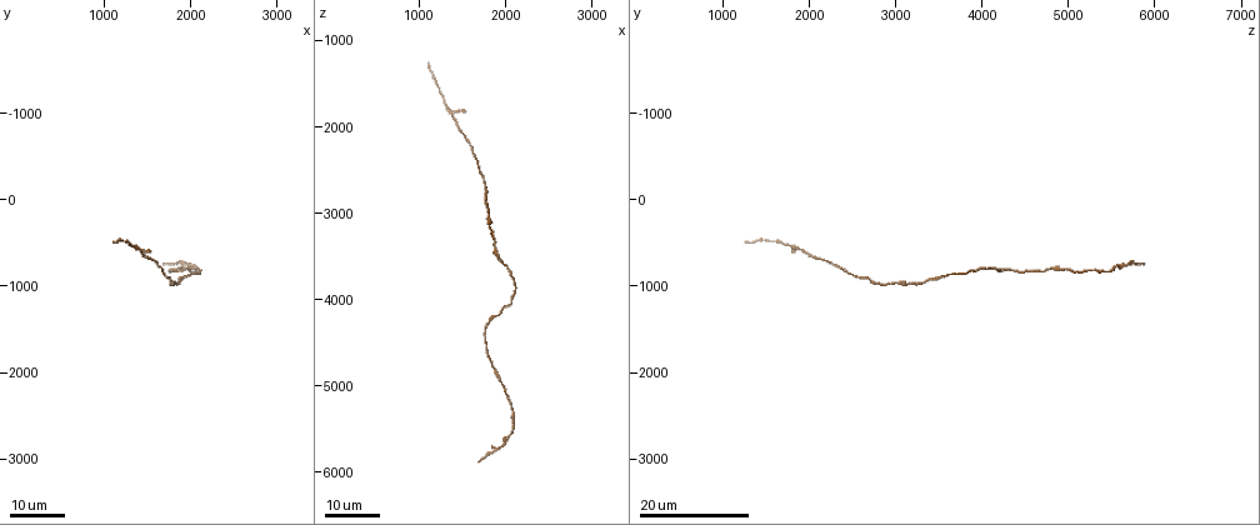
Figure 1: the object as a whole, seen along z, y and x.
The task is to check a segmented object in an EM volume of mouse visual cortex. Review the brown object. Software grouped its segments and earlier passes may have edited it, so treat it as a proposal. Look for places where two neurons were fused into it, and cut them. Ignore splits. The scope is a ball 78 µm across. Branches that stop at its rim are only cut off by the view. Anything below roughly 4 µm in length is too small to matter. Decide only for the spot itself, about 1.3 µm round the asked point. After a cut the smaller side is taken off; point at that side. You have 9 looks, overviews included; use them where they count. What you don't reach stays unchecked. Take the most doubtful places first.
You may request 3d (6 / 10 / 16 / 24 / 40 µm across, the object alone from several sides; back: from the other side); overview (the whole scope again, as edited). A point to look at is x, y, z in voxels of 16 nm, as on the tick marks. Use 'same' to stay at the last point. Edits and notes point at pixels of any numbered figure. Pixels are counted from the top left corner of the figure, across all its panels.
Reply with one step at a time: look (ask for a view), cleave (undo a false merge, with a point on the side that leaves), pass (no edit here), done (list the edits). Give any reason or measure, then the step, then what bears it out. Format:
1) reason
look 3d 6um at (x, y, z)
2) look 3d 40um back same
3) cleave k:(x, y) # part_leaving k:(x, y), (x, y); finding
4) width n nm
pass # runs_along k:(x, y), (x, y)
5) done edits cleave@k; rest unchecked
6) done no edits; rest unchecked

sudden change in width
look 3d 24um at (1500, 700, 2100)

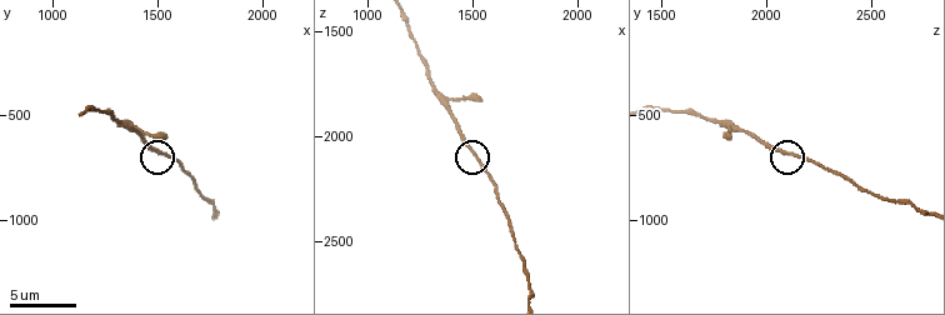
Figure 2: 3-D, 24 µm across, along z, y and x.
look 3d 10um at (1500, 680, 2080)

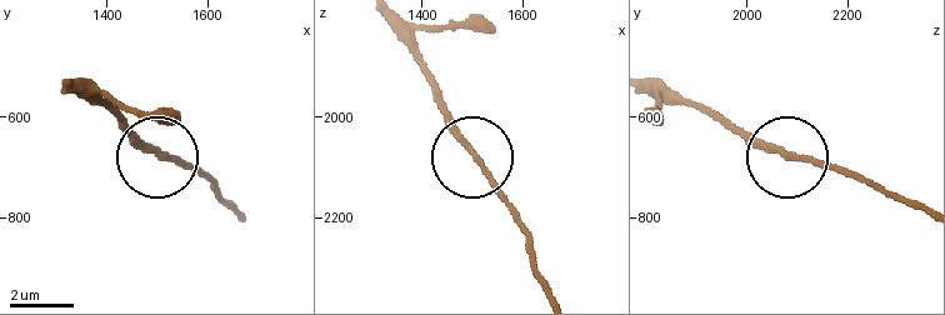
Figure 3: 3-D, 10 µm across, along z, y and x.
pass # runs_along 3:(551, 291), (511, 203), (423, 76); continuous, no second neuron

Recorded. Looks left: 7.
sudden change in width
look 3d 24um at (1900, 800, 4900)

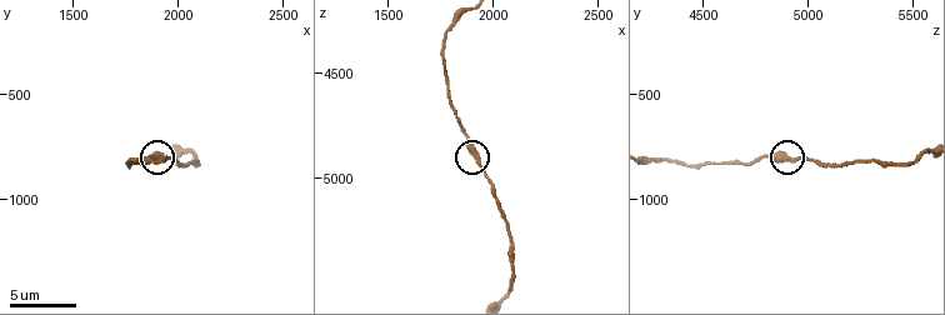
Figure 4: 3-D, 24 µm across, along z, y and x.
look 3d 6um at (1930, 820, 4920)

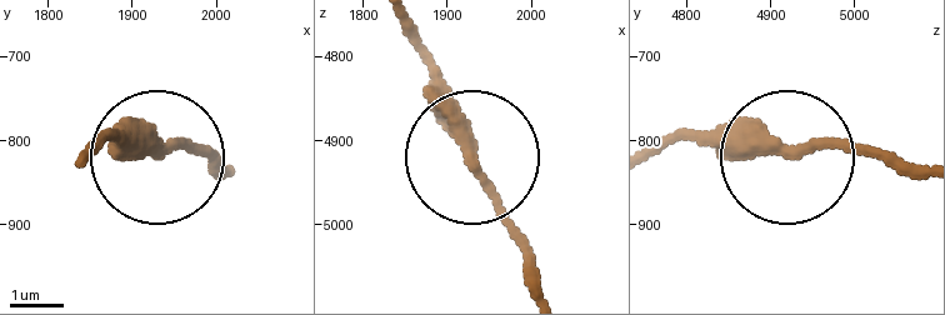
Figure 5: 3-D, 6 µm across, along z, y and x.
width 320 nm
pass # runs_along 5:(654, 151), (761, 141), (891, 155); one neuron here

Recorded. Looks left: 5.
thick turns thin
look 3d 16um at (1850, 950, 3000)

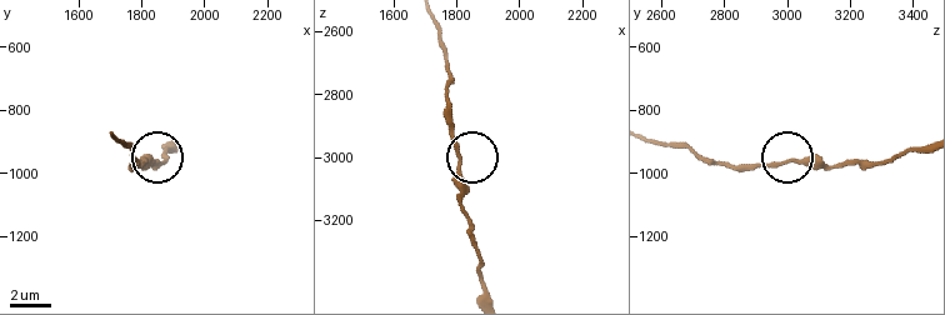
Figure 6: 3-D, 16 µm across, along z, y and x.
zoom in
look 3d 6um at (1810, 960, 3030)

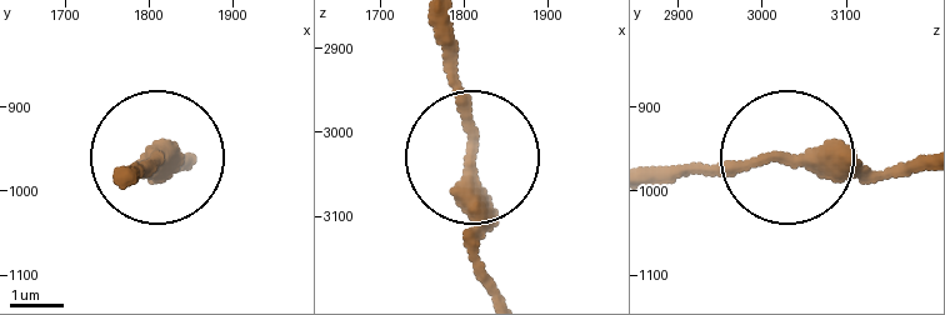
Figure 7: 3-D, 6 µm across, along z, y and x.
pass # runs_along 7:(911, 168), (750, 159), (656, 173); all the same neuron

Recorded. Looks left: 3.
thick turns thin
look 3d 10um at (1780, 810, 4300)

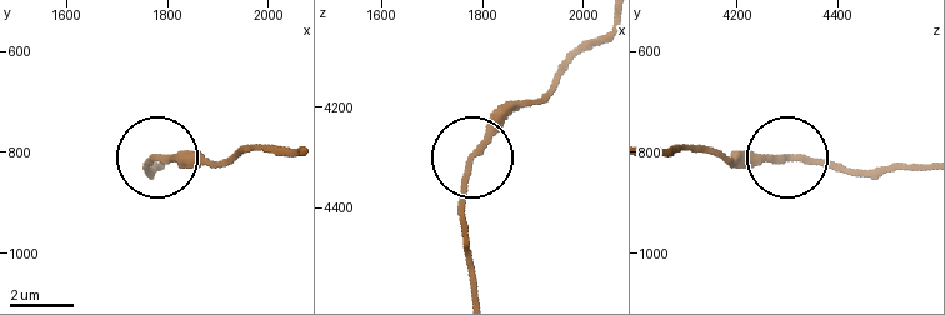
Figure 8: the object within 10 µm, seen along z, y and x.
pass # runs_along 8:(609, 33), (576, 51), (475, 156), (464, 188), (464, 258); all the same neuron

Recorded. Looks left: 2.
done no edits; rest unchecked

